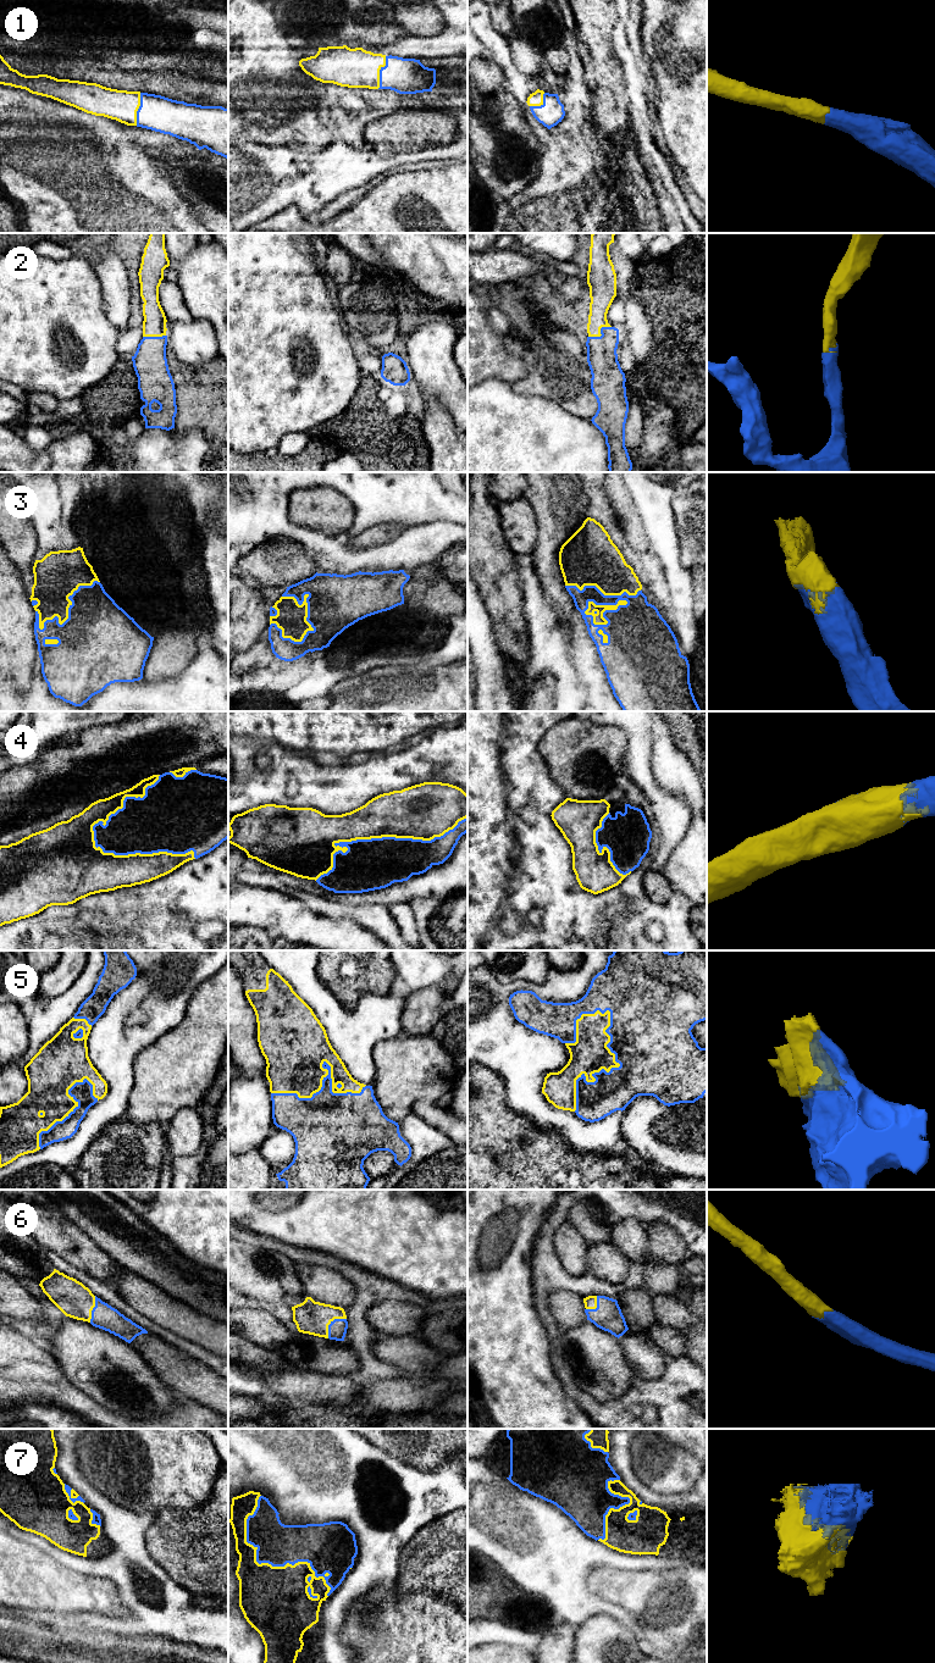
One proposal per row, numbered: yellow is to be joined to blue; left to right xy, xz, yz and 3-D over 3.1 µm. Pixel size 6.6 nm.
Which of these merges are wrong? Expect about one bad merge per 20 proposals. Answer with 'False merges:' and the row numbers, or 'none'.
False merges: none

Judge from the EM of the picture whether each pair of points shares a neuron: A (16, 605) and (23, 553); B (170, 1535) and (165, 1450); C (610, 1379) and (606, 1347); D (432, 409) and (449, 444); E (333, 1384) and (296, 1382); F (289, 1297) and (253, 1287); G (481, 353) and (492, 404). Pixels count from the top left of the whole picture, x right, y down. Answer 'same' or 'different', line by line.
A: different
B: different
C: same
D: same
E: same
F: same
G: different

